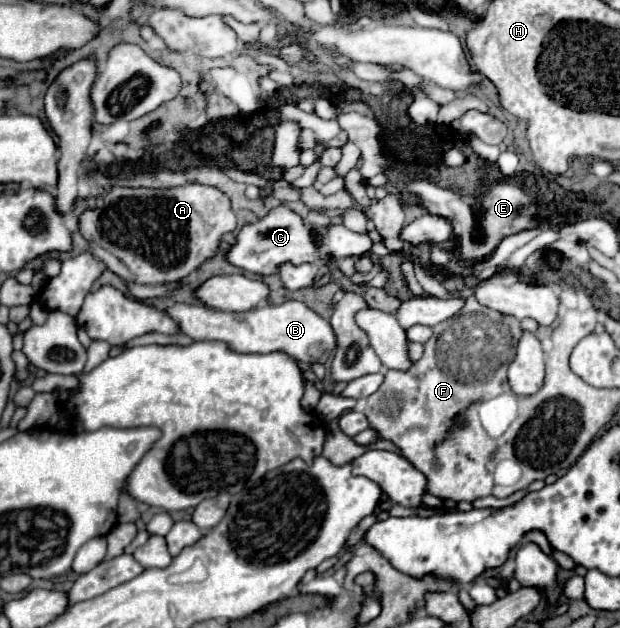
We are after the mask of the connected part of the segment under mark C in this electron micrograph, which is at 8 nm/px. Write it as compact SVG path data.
M279 205L277 209L269 211L269 215L261 221L255 221L251 225L245 225L239 235L237 235L237 245L229 251L229 261L249 273L257 275L269 275L277 273L279 265L283 261L291 261L295 265L301 265L303 261L315 263L315 265L325 265L331 257L341 259L341 257L355 257L365 251L369 251L373 241L369 235L359 235L349 231L343 225L329 225L325 229L315 230L313 226L305 225L303 219L291 211L285 205Z

